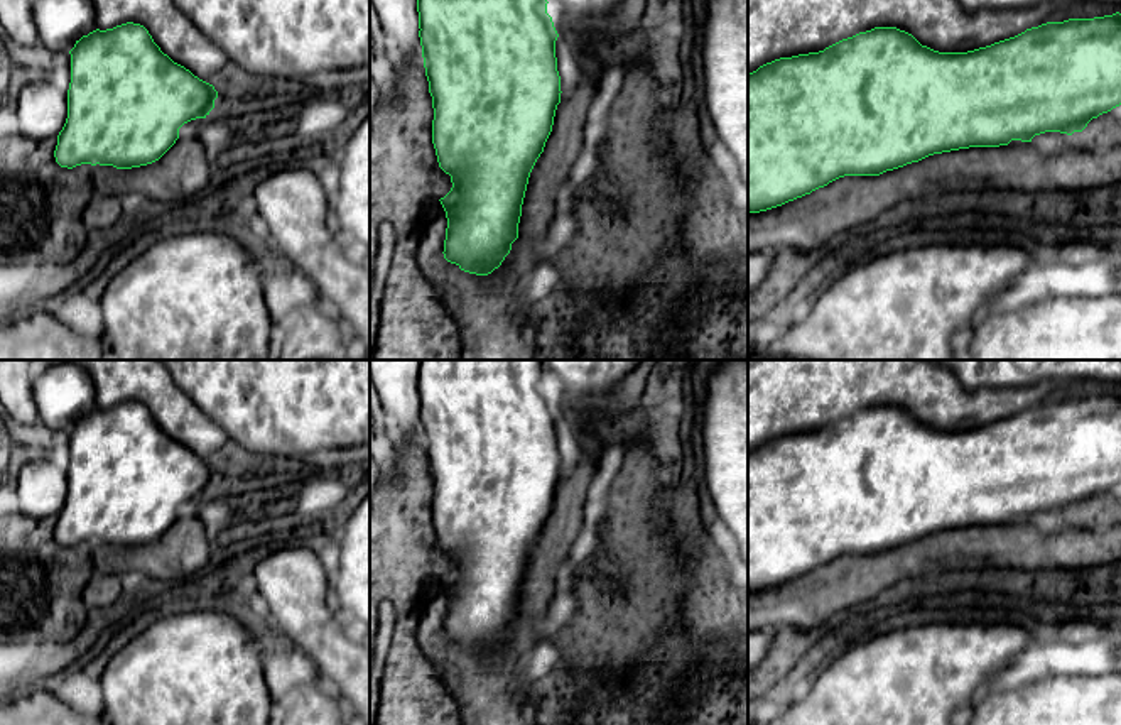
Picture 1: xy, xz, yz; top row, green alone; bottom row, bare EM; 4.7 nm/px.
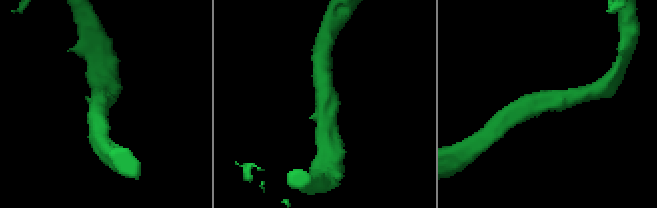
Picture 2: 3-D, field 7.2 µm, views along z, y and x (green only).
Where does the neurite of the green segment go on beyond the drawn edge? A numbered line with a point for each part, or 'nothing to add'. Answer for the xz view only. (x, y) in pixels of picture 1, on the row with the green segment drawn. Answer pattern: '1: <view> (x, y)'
nothing to add

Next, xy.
nothing to add

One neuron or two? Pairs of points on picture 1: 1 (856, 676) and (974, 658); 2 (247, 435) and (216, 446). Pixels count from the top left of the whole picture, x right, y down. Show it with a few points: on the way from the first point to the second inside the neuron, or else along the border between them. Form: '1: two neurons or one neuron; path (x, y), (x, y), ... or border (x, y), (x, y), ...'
1: one neuron; path (885, 676), (927, 676), (946, 666)
2: two neurons; border (203, 411), (225, 431), (232, 450)

